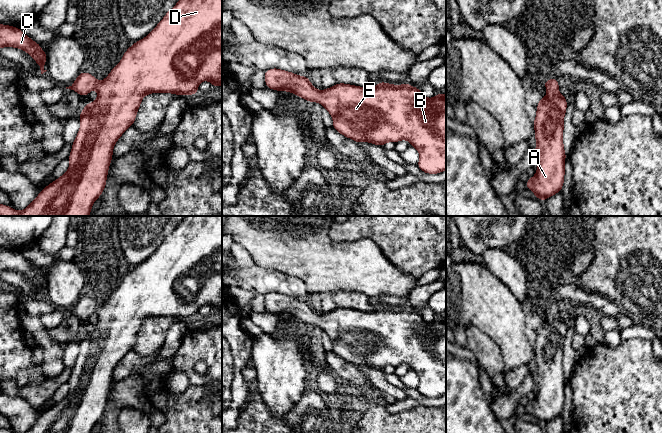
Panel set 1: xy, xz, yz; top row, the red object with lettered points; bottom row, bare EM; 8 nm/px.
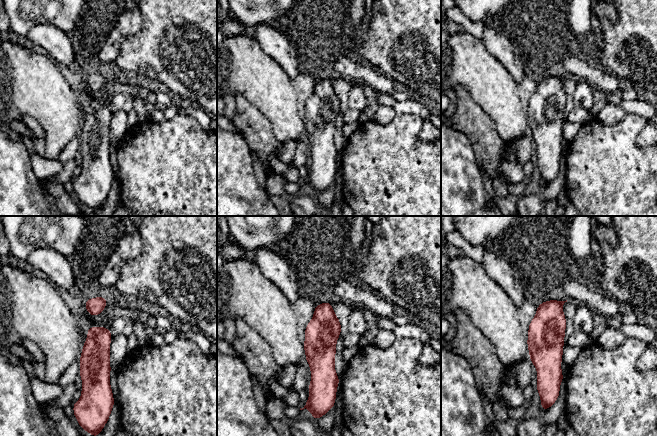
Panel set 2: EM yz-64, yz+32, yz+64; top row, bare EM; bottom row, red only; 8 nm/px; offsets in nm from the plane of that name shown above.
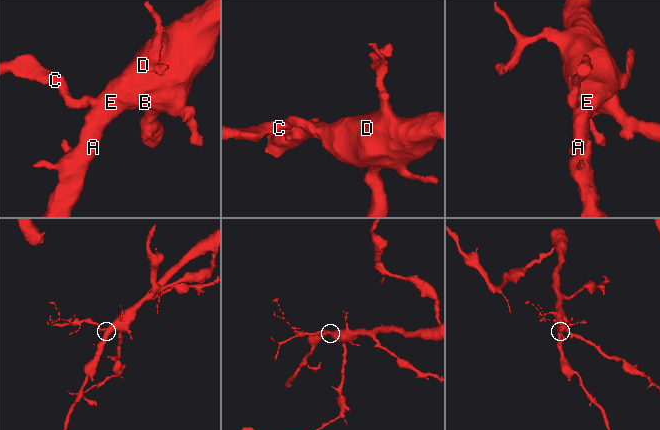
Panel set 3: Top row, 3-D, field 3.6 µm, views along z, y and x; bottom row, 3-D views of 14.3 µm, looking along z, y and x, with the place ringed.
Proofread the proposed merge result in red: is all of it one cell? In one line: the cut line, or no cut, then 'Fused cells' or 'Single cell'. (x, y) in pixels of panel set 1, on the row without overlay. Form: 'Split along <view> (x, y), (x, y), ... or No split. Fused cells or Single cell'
No split. Single cell

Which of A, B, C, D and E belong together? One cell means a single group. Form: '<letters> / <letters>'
A B C D E

